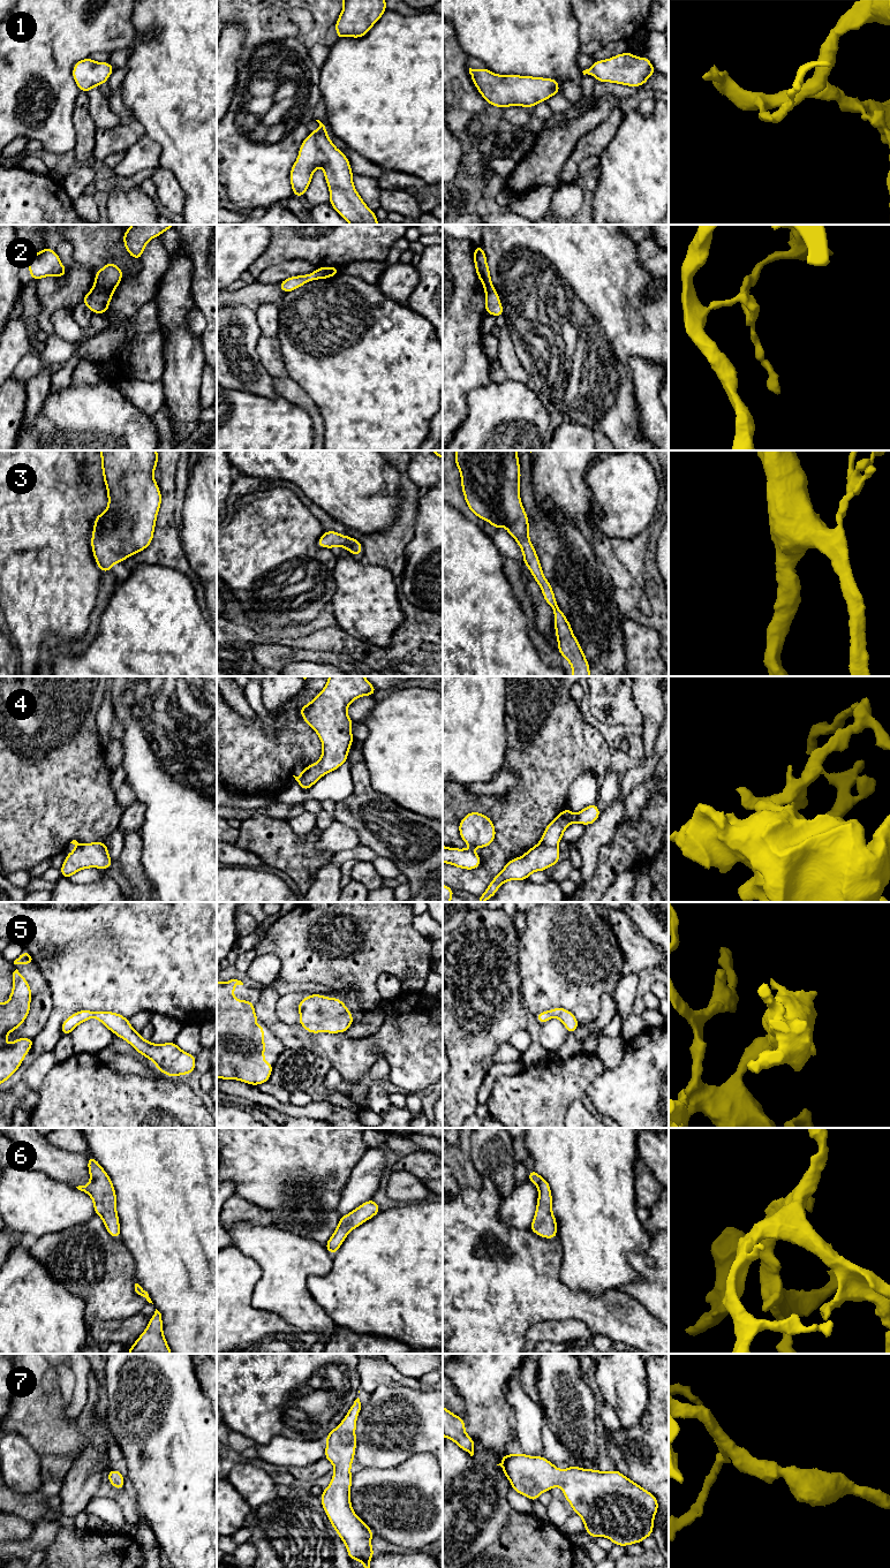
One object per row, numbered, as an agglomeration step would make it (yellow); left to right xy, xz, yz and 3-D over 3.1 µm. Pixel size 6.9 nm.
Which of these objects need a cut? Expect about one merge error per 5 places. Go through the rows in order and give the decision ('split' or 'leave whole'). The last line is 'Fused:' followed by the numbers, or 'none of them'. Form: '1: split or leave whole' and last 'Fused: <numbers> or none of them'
1: leave whole
2: split
3: leave whole
4: split
5: leave whole
6: leave whole
7: leave whole
Fused: 2, 4

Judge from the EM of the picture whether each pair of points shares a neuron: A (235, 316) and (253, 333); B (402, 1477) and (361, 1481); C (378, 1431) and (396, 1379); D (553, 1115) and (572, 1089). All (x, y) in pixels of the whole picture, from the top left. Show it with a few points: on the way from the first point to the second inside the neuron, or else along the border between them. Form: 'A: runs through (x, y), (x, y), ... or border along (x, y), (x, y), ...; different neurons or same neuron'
A: runs through (240, 320), (248, 328); same neuron
B: runs through (392, 1479), (371, 1481); same neuron
C: border along (420, 1390), (379, 1385), (368, 1394); different neurons
D: runs through (553, 1108), (565, 1096); same neuron

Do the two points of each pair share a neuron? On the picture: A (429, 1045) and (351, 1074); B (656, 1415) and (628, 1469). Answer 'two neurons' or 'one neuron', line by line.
A: one neuron
B: one neuron

